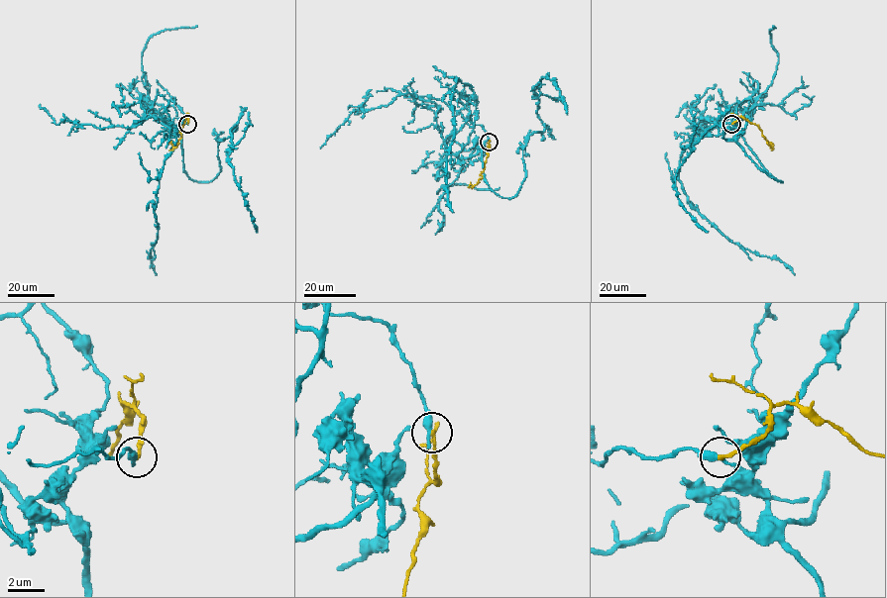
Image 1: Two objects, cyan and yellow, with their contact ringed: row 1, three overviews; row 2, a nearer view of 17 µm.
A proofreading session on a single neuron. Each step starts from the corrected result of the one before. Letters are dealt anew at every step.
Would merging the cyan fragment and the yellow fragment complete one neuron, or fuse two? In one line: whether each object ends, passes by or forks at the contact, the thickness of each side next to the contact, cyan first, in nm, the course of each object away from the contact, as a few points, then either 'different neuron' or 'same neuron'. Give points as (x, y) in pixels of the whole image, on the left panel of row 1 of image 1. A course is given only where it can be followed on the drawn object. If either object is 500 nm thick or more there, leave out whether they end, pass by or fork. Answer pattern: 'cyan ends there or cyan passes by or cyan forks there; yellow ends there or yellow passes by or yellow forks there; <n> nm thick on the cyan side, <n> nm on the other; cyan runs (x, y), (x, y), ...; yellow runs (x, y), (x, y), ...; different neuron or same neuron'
cyan ends there; yellow ends there; 440 nm thick on the cyan side, 190 nm on the other; cyan runs (188, 123), (149, 111), (181, 133), (199, 181), (236, 125), (228, 161), (257, 232); yellow runs (188, 123), (186, 116), (180, 129), (181, 137), (174, 148), (171, 141); different neuron

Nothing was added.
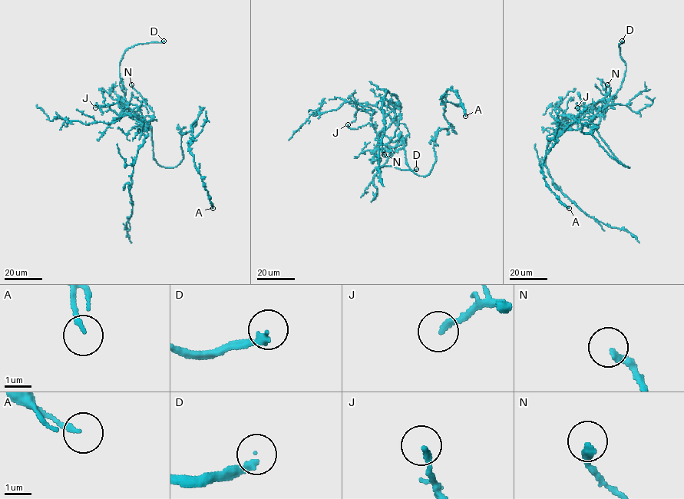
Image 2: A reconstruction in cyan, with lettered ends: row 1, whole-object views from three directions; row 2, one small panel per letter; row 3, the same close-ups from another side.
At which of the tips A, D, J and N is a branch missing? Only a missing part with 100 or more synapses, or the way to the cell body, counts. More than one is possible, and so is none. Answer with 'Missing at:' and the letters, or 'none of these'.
Missing at: D

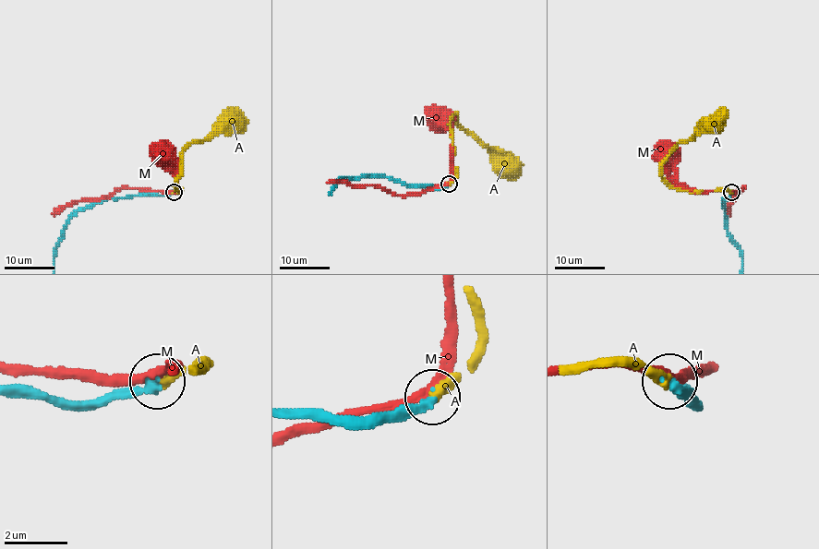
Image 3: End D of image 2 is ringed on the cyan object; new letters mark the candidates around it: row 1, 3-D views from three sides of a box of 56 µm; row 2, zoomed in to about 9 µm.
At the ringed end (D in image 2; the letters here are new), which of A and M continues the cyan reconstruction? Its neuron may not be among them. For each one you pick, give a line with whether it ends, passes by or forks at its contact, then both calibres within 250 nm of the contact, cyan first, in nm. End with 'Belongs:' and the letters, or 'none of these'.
A: It ends there. Thickness 320 nm (cyan) against 320 nm
Belongs: A

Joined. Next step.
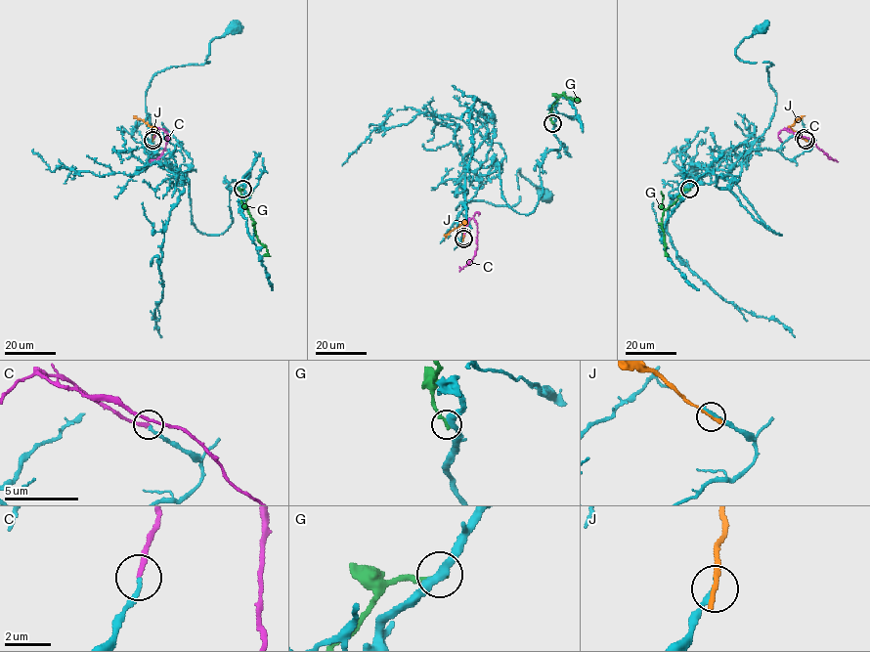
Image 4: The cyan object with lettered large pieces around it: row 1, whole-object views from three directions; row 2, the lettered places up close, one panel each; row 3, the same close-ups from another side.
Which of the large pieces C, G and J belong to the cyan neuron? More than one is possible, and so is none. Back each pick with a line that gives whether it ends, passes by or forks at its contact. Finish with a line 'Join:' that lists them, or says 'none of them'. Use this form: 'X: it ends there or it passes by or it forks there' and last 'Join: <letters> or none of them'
C: it ends there
Join: C

